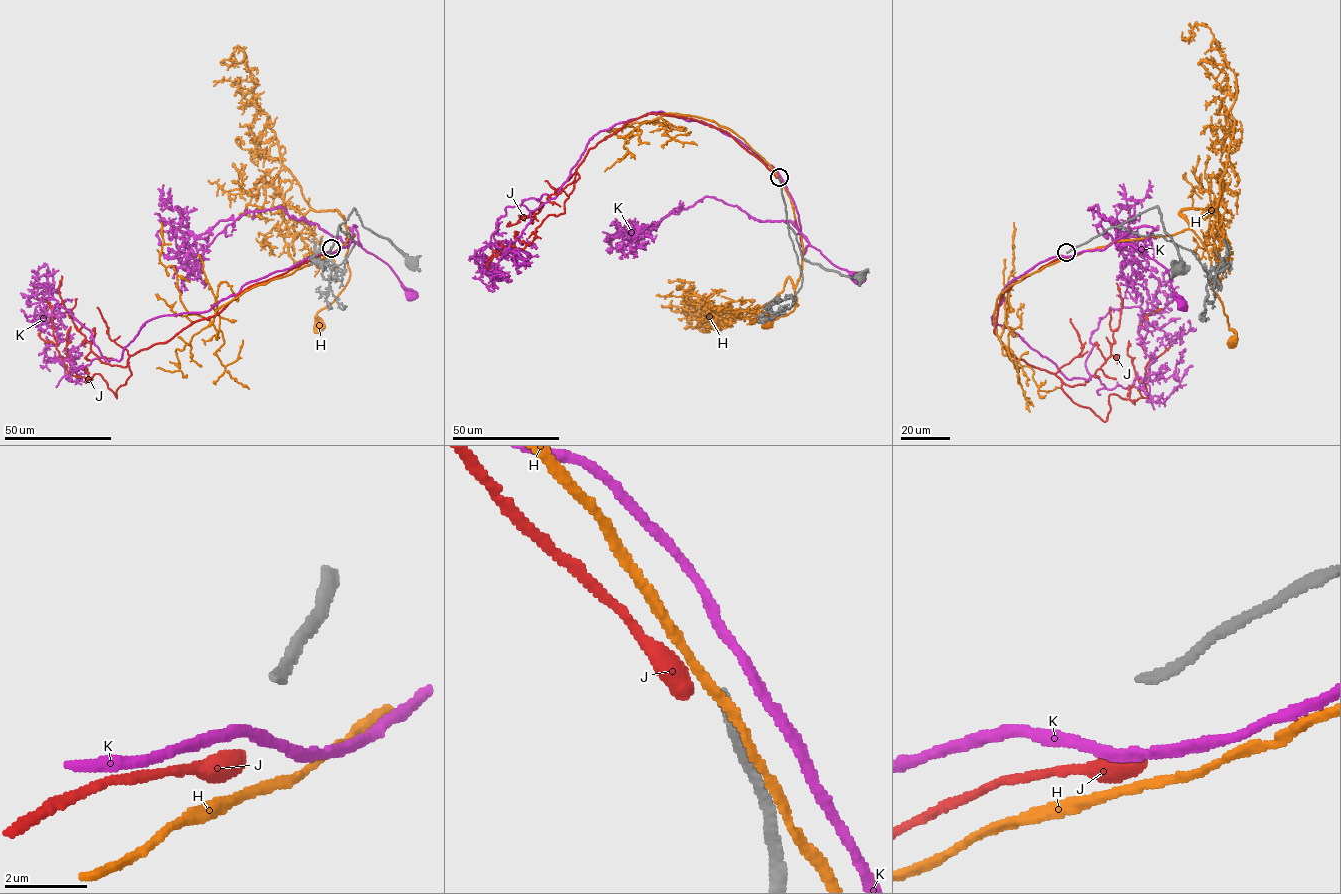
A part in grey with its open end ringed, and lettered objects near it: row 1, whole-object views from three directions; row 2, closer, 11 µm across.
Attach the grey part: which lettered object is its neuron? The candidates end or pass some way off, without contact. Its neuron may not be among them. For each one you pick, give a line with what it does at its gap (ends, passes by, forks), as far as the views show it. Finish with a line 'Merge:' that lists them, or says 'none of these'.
Merge: none of these

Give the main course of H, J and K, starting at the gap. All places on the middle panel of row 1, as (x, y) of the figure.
H: (778, 178), (790, 198), (802, 238), (802, 270), (794, 292), (793, 304), (798, 304), (788, 314), (765, 323)
J: (777, 177), (725, 131), (648, 113), (589, 149), (564, 212), (531, 243), (500, 241), (486, 262)
K: (779, 175), (798, 214), (803, 253), (809, 244), (835, 266), (859, 279)

